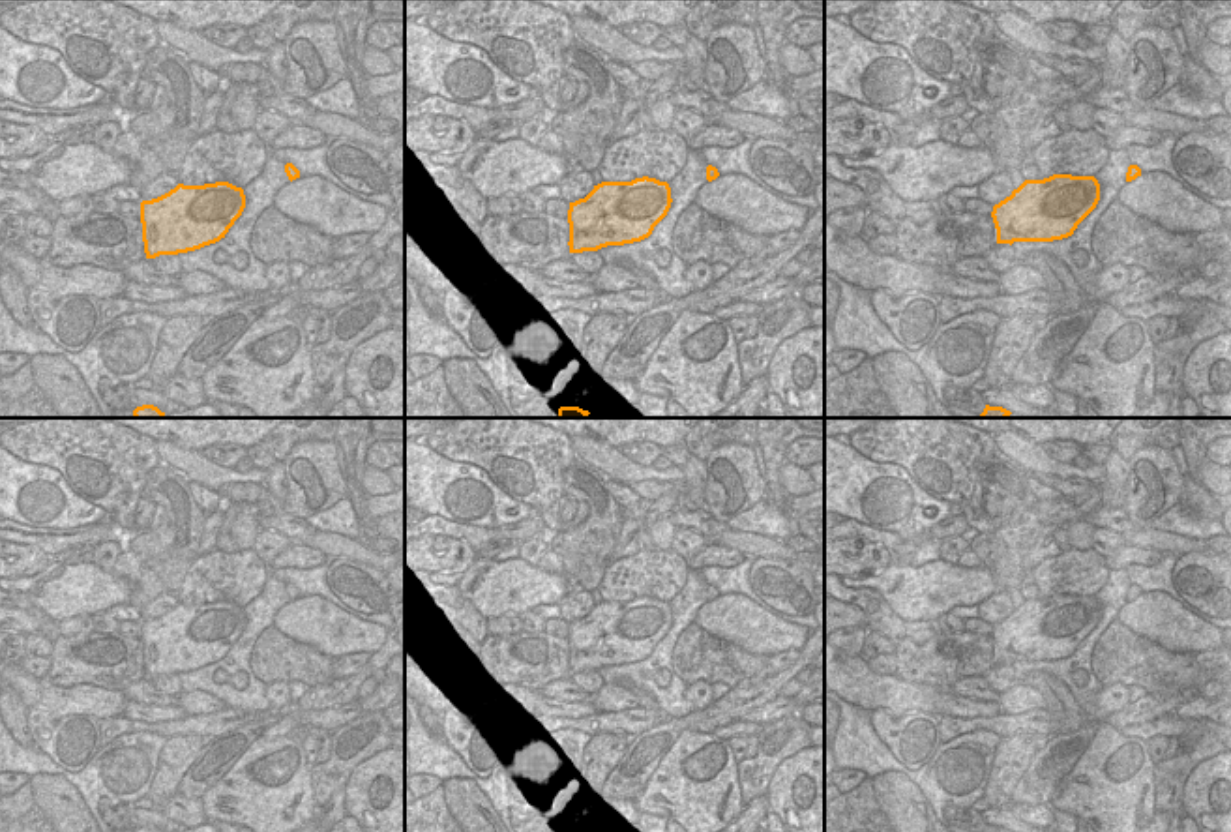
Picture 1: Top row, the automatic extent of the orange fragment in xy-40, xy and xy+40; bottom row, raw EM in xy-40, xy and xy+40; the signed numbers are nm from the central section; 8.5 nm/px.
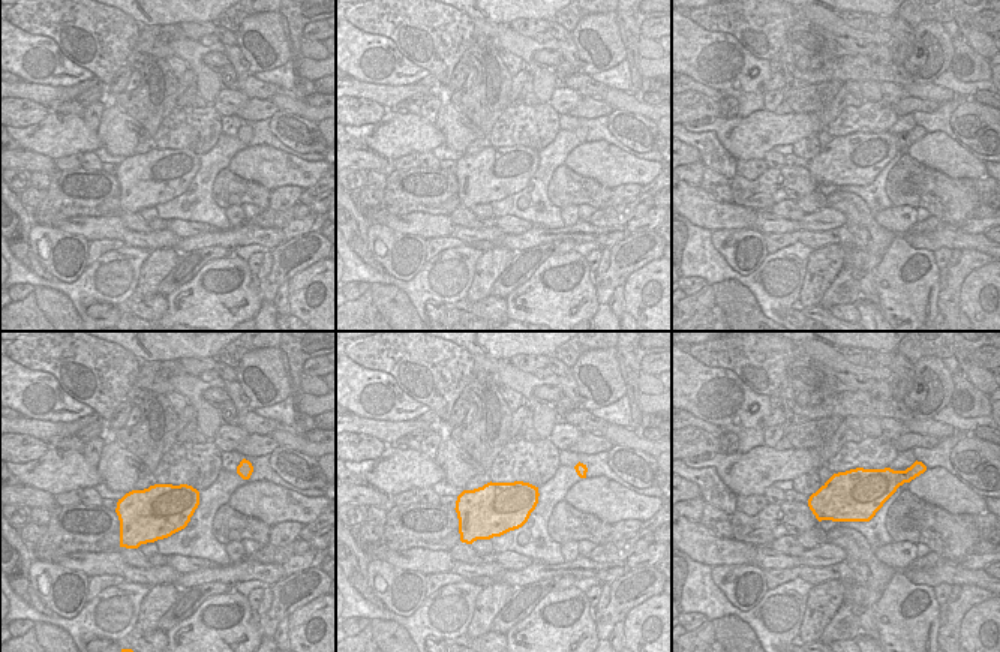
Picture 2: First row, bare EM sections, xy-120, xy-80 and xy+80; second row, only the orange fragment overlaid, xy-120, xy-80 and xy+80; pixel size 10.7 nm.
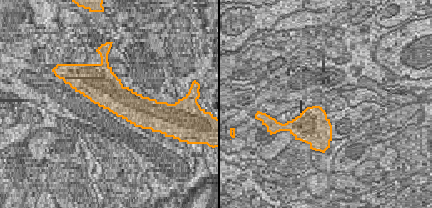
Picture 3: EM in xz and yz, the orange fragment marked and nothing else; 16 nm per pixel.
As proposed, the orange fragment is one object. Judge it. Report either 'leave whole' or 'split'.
leave whole

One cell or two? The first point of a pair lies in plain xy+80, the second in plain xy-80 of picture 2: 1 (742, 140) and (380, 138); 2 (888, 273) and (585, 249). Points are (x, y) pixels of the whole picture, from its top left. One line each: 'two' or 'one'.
1: one
2: two

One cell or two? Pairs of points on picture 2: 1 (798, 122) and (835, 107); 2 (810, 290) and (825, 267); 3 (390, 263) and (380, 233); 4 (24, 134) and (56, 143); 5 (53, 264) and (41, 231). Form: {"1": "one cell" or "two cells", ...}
{"1": "one cell", "2": "one cell", "3": "one cell", "4": "one cell", "5": "one cell"}

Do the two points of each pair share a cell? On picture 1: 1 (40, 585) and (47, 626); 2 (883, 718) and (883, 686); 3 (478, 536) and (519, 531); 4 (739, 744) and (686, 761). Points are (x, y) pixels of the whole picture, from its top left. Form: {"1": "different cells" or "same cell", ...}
{"1": "different cells", "2": "different cells", "3": "same cell", "4": "different cells"}

